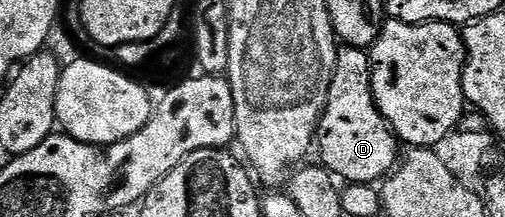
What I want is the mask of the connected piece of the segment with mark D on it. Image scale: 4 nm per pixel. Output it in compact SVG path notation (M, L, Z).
M343 46L339 50L334 80L330 86L330 102L322 115L323 124L342 123L342 128L332 132L326 139L326 148L322 151L326 158L325 166L331 172L350 179L346 181L354 185L374 185L385 180L395 170L400 159L400 140L386 122L379 104L378 107L374 104L374 87L370 84L370 59L366 55L369 54L361 47Z

